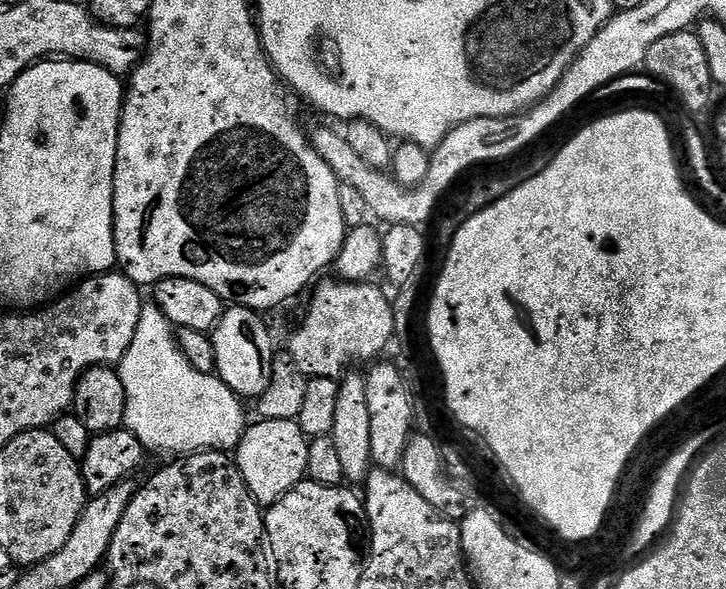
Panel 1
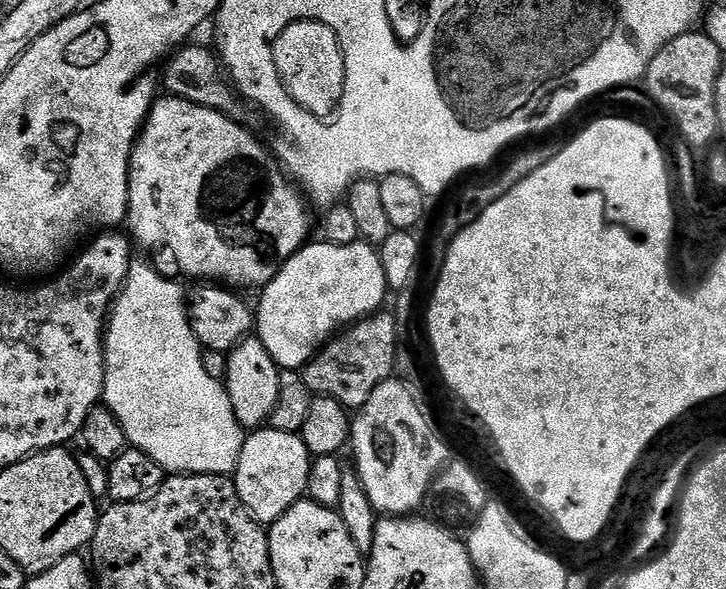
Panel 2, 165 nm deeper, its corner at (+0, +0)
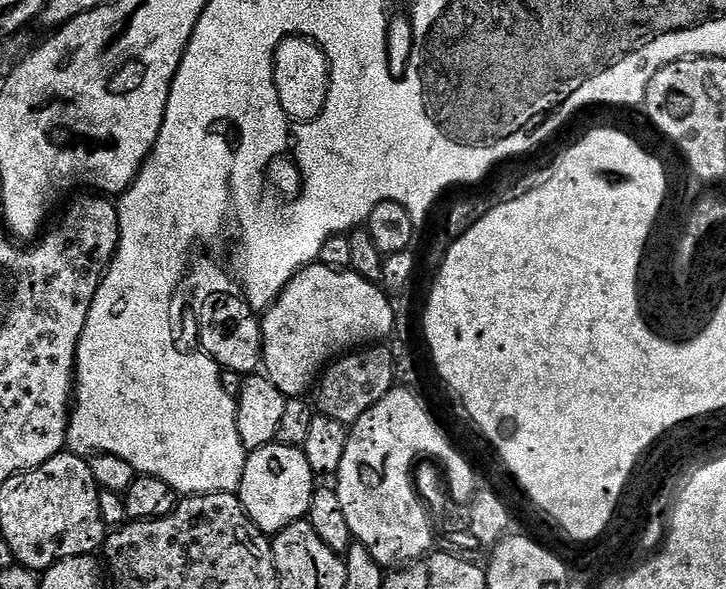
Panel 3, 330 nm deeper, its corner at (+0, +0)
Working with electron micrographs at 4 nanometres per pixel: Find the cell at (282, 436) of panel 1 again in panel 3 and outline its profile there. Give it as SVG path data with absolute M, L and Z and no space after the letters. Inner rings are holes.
M273 442L247 453L238 495L246 514L265 534L275 534L305 519L318 487L318 477L310 470L303 448Z

